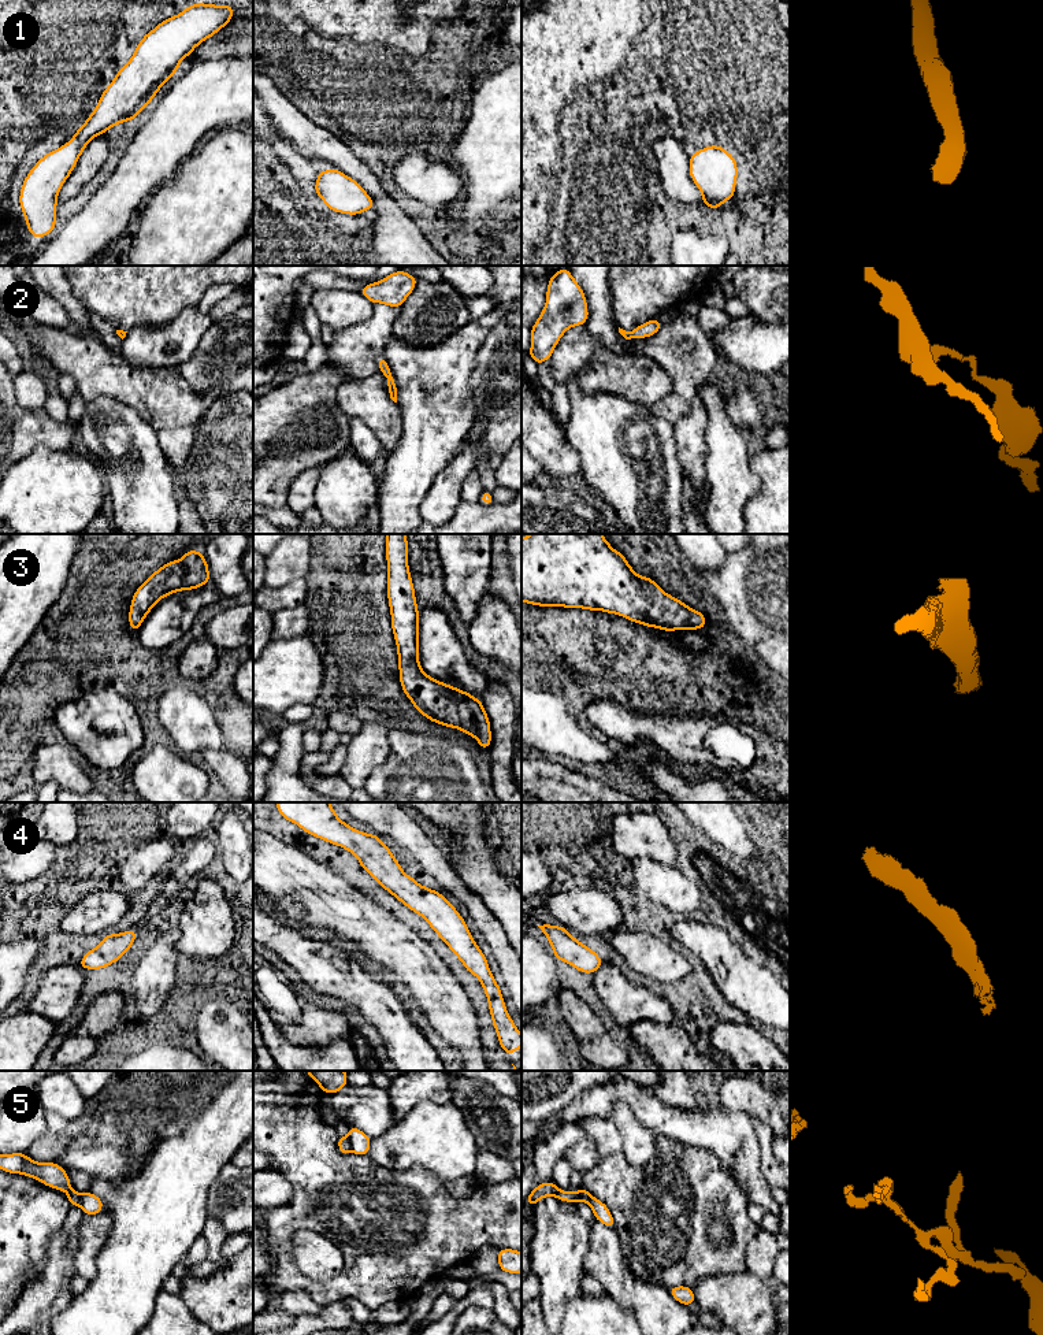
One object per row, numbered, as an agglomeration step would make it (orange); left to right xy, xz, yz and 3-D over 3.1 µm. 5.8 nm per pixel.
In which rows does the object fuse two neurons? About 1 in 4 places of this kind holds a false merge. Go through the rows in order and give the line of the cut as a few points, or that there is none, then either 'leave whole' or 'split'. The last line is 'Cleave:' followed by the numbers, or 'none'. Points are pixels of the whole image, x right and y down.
1: cut none; leave whole
2: cut none; leave whole
3: cut none; leave whole
4: cut none; leave whole
5: cut xz (346, 1137), (352, 1150); split
Cleave: 5

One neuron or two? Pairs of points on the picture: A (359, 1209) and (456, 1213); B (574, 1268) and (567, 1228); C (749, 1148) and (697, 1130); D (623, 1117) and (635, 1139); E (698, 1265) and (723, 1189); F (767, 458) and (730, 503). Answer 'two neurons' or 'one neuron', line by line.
A: one neuron
B: one neuron
C: one neuron
D: one neuron
E: one neuron
F: two neurons

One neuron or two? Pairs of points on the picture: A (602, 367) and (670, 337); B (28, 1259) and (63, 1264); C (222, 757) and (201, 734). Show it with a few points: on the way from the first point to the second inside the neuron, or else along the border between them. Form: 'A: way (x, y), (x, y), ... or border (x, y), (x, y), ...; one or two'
A: border (638, 352), (653, 359), (665, 371); two
B: border (55, 1231), (49, 1238), (41, 1268), (23, 1287); two
C: border (223, 748), (205, 749), (203, 752); two

